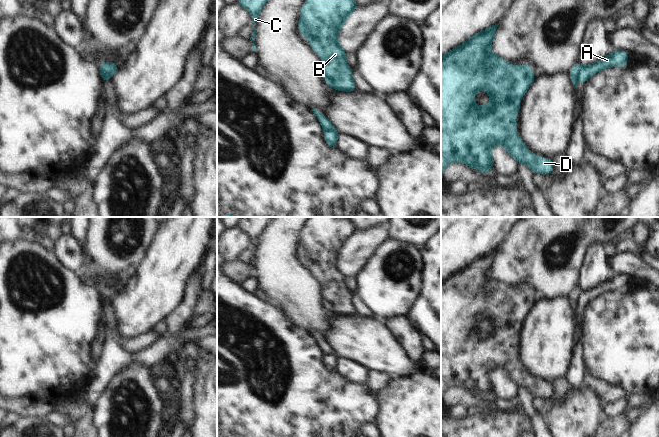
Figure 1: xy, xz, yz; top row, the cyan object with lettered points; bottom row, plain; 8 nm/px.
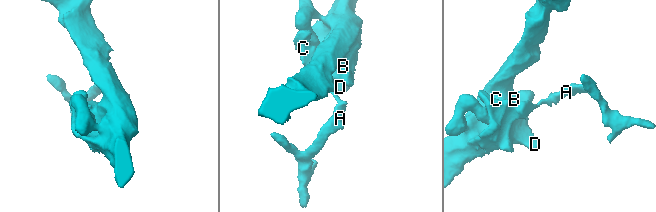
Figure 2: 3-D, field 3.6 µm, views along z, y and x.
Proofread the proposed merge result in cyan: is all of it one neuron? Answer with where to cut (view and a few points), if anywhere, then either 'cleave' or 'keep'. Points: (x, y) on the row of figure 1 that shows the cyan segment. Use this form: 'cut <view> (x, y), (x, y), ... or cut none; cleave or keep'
cut yz (582, 66), (578, 80); cleave

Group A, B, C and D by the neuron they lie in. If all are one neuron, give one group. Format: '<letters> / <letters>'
A / B C D

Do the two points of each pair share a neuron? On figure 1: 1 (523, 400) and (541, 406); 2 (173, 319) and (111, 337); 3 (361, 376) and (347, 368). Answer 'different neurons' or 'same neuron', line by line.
1: different neurons
2: different neurons
3: same neuron

